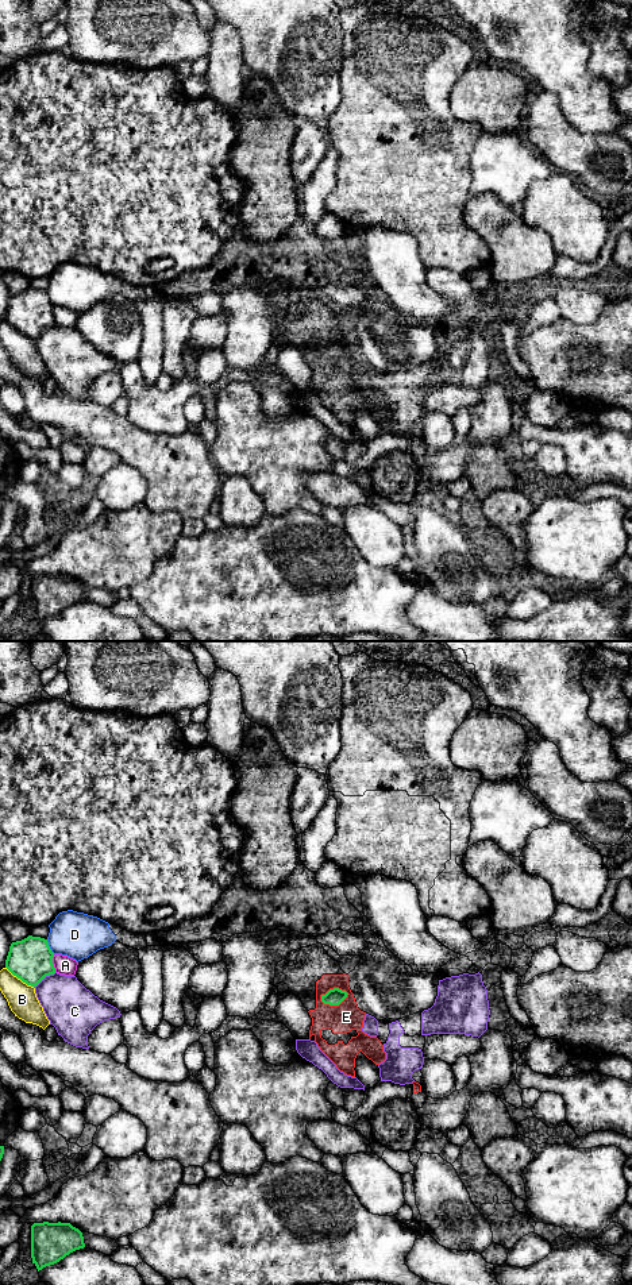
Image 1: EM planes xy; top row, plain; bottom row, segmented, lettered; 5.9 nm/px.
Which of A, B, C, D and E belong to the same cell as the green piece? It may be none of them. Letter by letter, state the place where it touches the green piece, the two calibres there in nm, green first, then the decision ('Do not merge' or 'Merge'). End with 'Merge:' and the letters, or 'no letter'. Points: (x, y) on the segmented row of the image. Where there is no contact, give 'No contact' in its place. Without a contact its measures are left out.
A: Touches green at xy (51, 963). Thickness 260 nm (green) against 110 nm. Do not merge
B: Touches green at xy (19, 977). Thickness 260 nm (green) against 180 nm. Do not merge
C: Touches green at xy (45, 976). Thickness 260 nm (green) against 300 nm. Do not merge
D: Touches green at xy (49, 946). Thickness 260 nm (green) against 280 nm. Do not merge
E: Touches green at xy (334, 1004). Thickness 100 nm (green) against 170 nm. Do not merge
Merge: no letter

